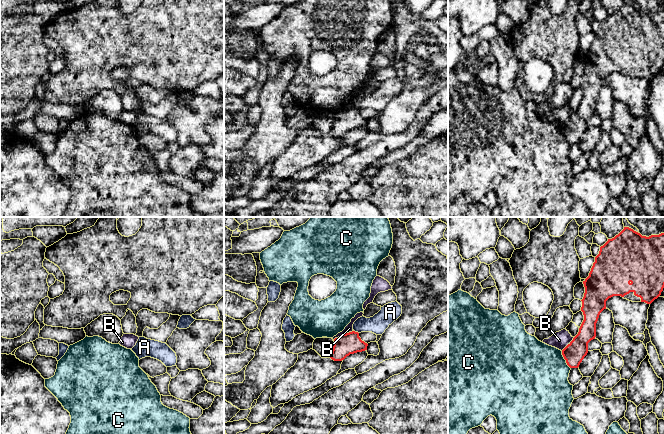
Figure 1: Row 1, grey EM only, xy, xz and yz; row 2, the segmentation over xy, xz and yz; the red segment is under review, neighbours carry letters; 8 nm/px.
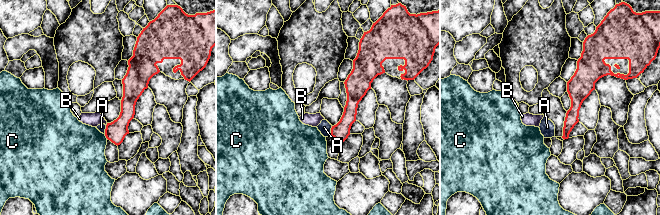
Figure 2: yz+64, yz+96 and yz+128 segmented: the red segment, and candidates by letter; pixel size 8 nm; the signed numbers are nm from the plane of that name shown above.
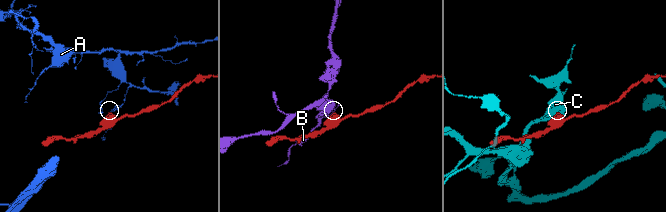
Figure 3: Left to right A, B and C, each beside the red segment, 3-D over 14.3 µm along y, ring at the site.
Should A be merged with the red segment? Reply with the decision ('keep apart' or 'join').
keep apart

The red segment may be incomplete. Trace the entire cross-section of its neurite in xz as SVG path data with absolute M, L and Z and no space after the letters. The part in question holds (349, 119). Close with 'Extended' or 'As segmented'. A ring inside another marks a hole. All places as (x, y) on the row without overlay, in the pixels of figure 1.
M352 107L334 115L334 122L330 134L342 137L350 130L367 126L368 120L361 116L359 109Z. As segmented

